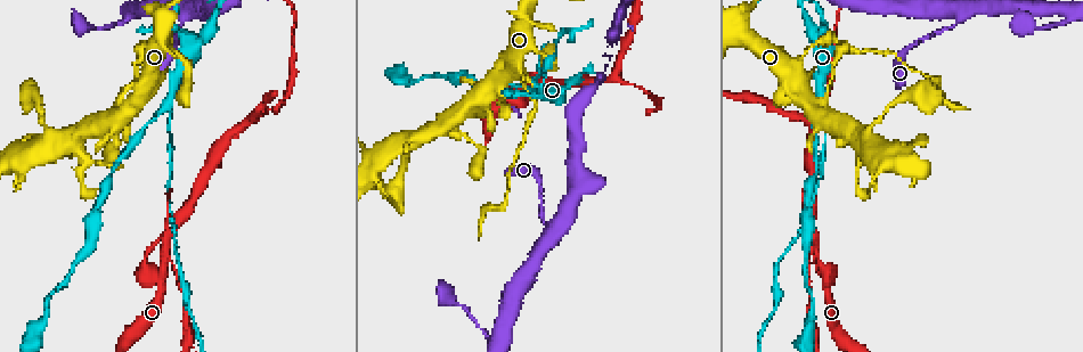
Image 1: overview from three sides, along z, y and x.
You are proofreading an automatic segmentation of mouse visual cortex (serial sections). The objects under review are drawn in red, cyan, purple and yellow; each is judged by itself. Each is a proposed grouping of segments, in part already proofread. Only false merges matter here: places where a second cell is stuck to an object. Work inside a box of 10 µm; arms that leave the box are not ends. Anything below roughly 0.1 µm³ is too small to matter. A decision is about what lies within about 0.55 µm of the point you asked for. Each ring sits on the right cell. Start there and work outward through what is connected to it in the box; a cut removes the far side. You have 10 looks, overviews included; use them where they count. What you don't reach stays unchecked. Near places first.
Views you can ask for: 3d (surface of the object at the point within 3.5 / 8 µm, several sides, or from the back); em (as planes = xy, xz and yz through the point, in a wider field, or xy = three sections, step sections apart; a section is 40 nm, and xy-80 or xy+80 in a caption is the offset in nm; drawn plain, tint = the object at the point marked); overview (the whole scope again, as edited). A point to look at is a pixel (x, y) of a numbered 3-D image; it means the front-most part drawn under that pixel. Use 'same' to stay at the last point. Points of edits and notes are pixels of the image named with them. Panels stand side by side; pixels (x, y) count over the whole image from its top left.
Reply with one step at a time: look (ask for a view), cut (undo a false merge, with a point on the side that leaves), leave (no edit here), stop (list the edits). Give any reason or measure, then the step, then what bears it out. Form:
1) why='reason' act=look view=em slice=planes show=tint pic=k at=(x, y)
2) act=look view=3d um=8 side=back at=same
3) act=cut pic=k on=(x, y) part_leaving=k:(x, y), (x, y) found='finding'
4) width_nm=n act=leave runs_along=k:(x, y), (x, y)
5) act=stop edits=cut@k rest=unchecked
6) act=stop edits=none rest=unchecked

why='a fork' act=look view=3d um=3.5 pic=1 at=(164, 250)

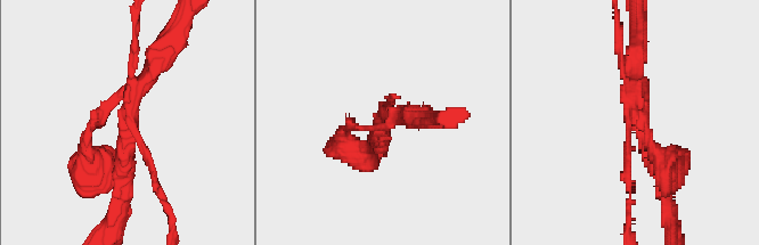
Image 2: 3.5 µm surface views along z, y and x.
act=look view=em slice=planes show=tint pic=2 at=(383, 116)

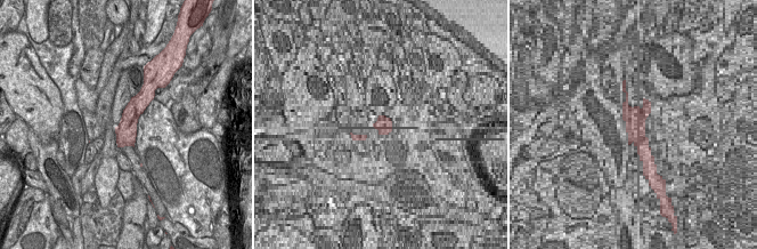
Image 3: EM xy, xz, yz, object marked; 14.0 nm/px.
act=cut pic=2 on=(135, 42) border=3:(132, 114), (128, 133), (135, 139) found='two cells meet here'

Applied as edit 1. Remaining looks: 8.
act=look view=overview

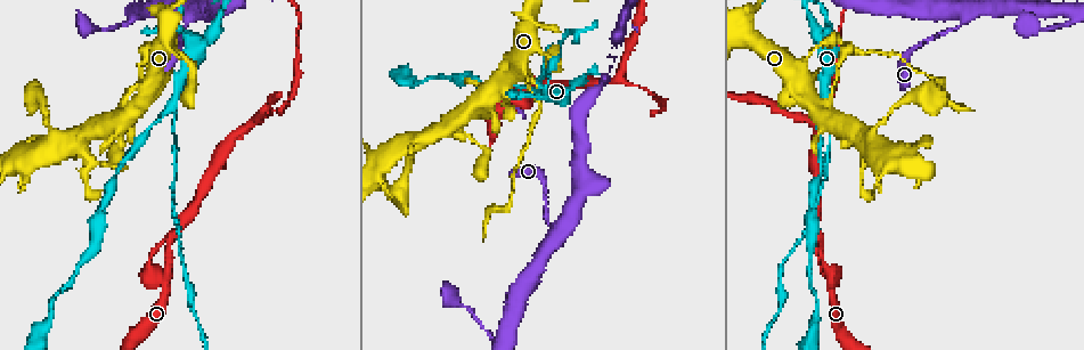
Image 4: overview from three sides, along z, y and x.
why='branch point' act=look view=3d um=3.5 pic=4 at=(253, 122)

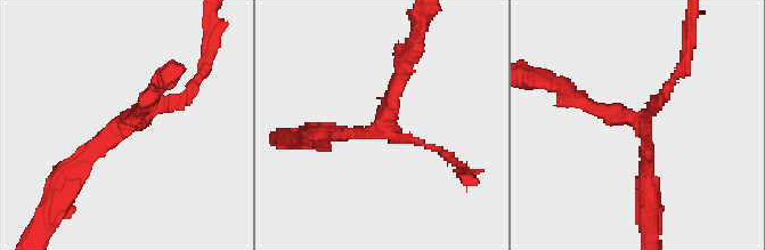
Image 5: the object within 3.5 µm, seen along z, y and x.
arm_widths_nm=100,200,200 act=leave runs_along=5:(72, 178), (146, 105), (146, 98) found='one cell here'

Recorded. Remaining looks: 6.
why='three arms meet' act=look view=3d um=3.5 side=back pic=4 at=(534, 90)

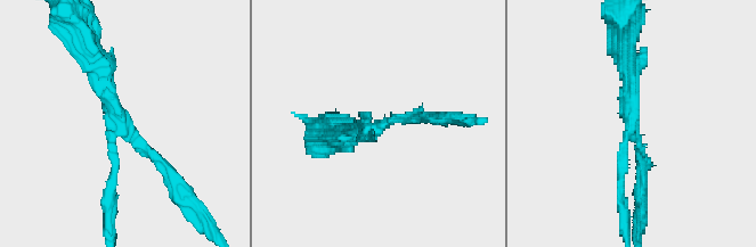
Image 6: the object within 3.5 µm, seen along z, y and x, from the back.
arms=3 arm_widths_nm=150,150,250 why='need the tissue' act=look view=em slice=xy step=3 show=tint pic=6 at=(122, 127)

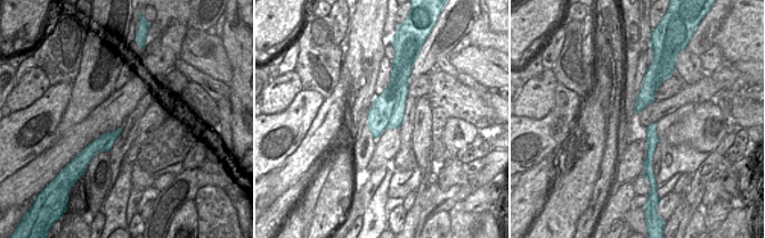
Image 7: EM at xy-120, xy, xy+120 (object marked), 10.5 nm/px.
width_nm=360 act=cut pic=6 on=(620, 184) part_leaving=6:(623, 148), (619, 204), (626, 236) found='a second cell is stuck on'

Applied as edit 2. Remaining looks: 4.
why='see it whole again' act=look view=overview

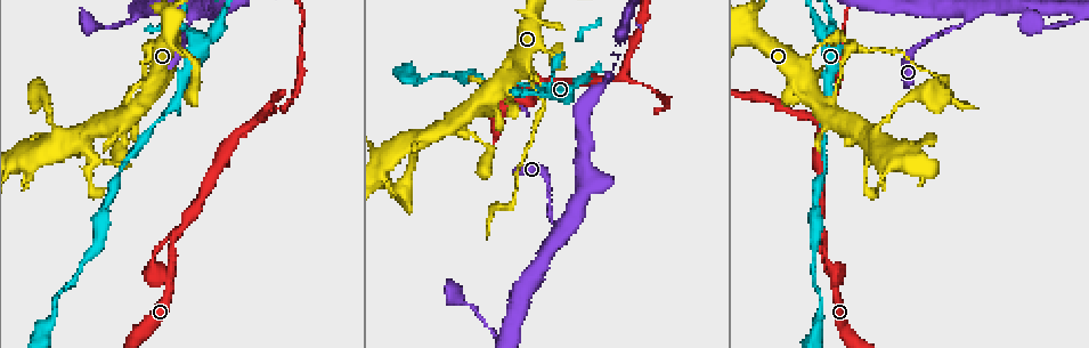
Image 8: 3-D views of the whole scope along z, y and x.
why='sharp bend' act=look view=3d um=8 pic=8 at=(545, 96)

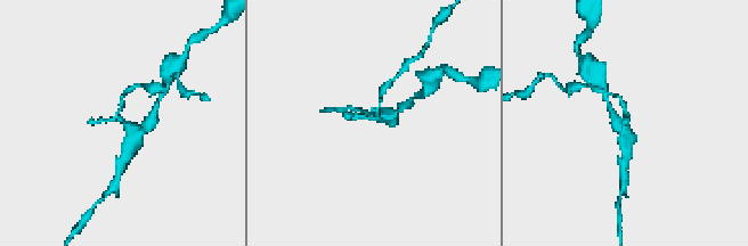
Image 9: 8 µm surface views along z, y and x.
why='now the EM' act=look view=em slice=planes show=tint at=same

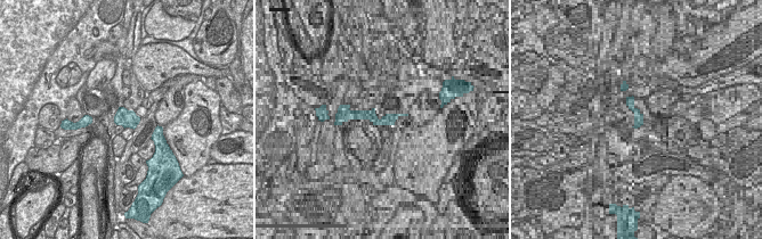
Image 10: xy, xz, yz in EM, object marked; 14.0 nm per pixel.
act=cut pic=9 on=(352, 116) part_leaving=9:(118, 116), (124, 91), (129, 89) found='a second cell is stuck on'

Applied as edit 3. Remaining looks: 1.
act=stop edits=cut@2,cut@6,cut@9 rest=unchecked

